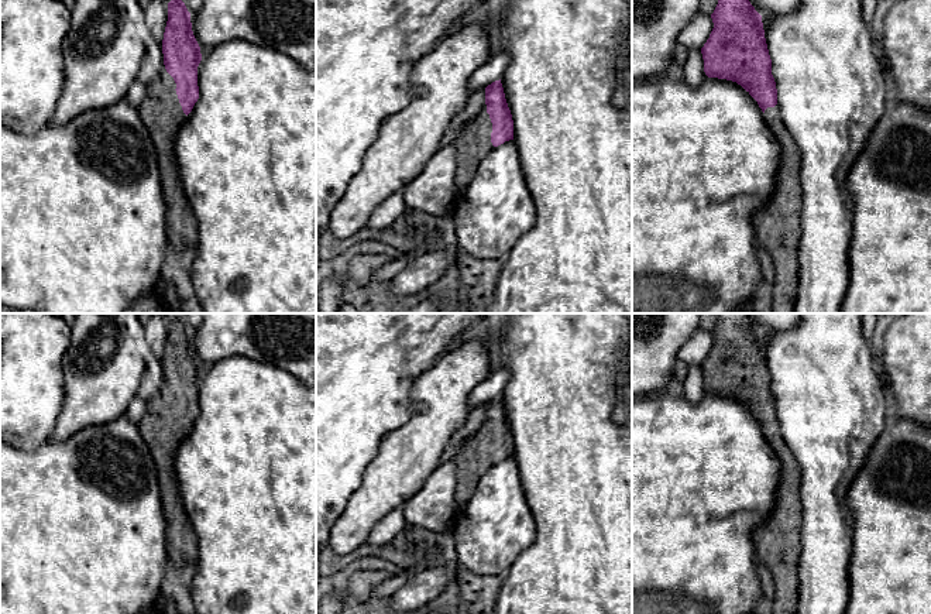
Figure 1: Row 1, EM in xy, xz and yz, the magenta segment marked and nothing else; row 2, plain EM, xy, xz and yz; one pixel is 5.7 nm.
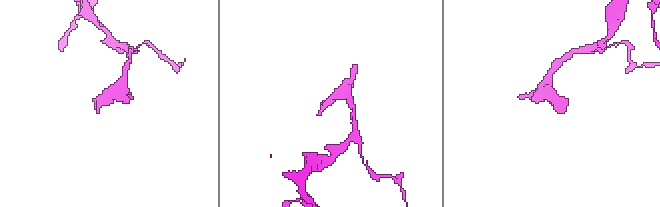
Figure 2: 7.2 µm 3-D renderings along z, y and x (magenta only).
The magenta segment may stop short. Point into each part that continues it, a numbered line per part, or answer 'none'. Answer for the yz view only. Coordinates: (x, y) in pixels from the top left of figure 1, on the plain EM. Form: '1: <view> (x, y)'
1: yz (777, 544)

